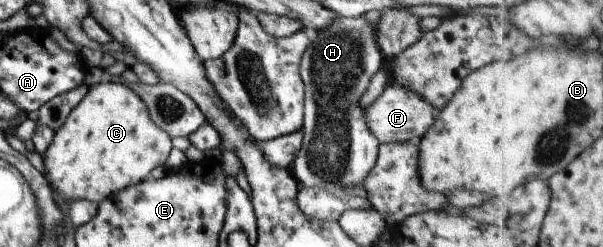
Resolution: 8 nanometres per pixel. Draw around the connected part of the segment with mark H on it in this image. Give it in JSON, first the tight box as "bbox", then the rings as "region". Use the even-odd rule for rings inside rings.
{"bbox":[290,17,384,197],"region":[[[362,17],[336,18],[328,28],[310,33],[309,38],[310,46],[300,63],[305,84],[304,136],[290,171],[300,188],[313,184],[343,197],[344,188],[364,184],[376,166],[380,144],[366,126],[360,98],[384,58],[376,44],[375,29]]]}

